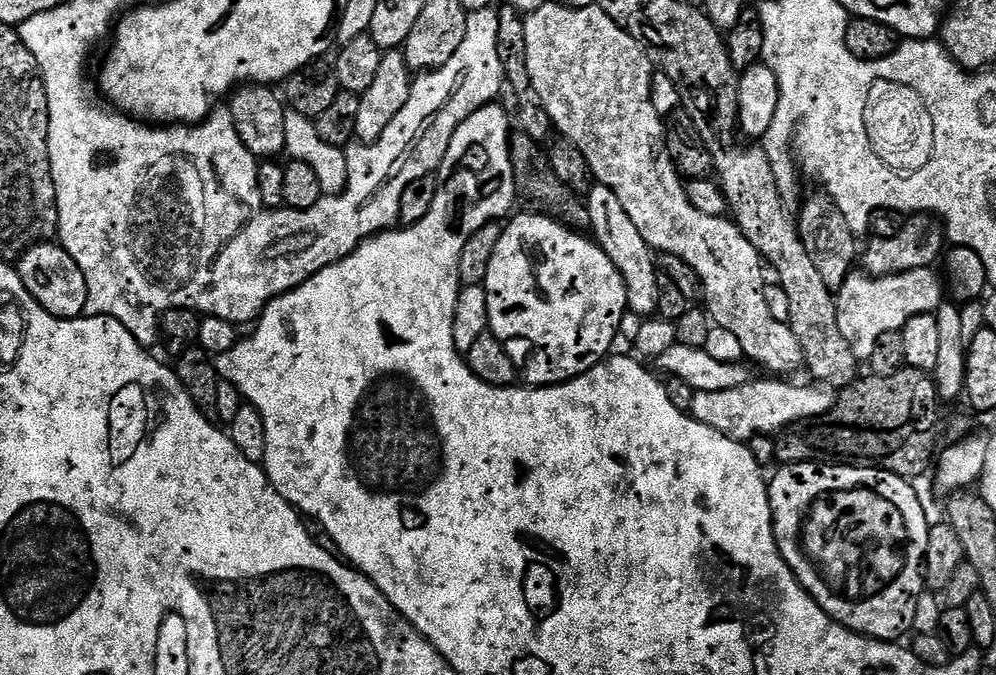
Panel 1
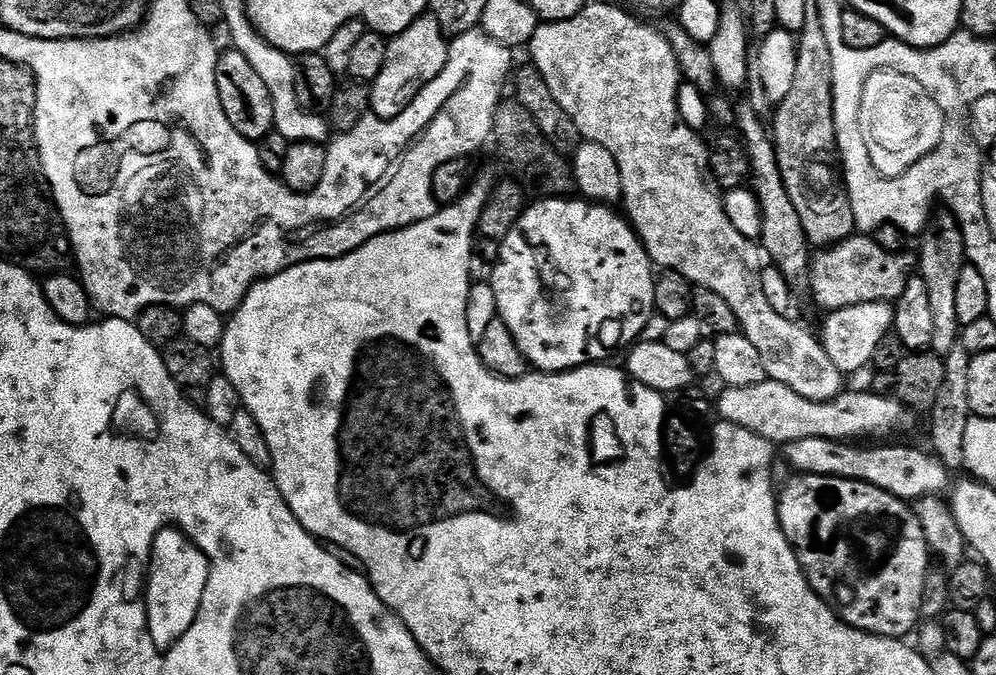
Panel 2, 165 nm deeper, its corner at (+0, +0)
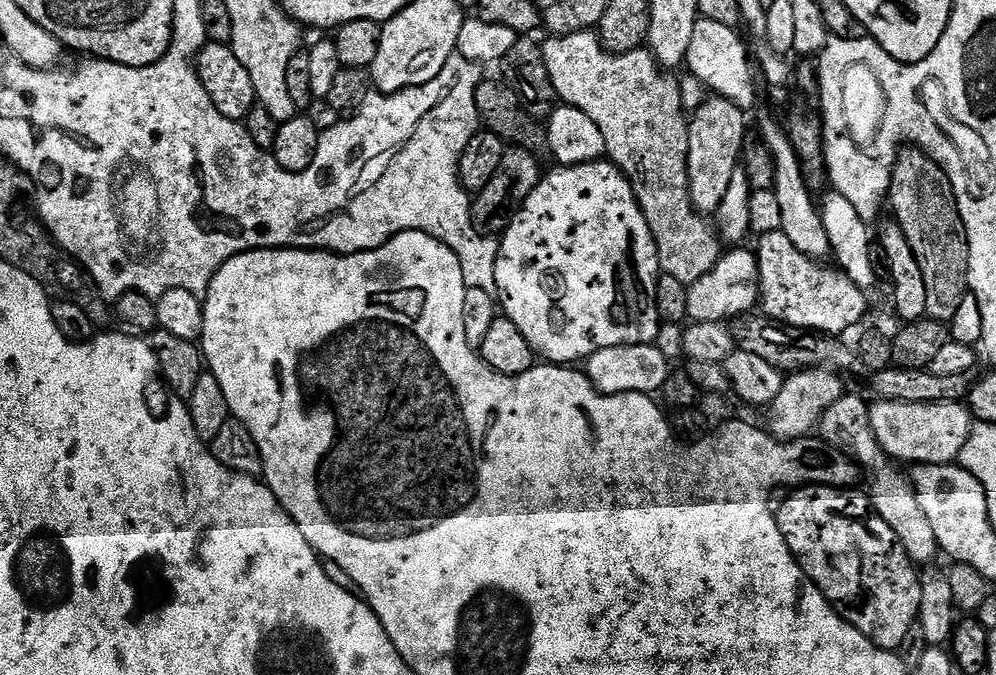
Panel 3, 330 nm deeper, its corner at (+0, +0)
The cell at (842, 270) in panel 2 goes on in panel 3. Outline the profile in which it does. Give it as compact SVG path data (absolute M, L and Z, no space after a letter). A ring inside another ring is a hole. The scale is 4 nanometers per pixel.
M771 231L757 239L756 264L759 266L761 313L788 327L821 332L824 335L839 337L860 323L868 308L867 293L860 289L848 275L839 268L826 267L826 264L812 260L795 249L790 238L781 231Z

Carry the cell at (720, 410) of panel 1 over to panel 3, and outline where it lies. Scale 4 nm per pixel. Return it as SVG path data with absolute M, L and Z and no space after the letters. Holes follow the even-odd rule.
M881 400L868 409L872 419L872 429L882 446L882 450L893 461L905 460L908 466L918 464L950 464L960 459L962 446L966 446L974 427L973 417L963 403L958 404L903 404Z

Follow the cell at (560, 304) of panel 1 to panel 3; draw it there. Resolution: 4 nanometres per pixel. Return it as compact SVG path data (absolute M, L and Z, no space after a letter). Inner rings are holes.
M607 158L588 161L585 164L560 166L543 177L539 186L526 198L526 202L516 212L516 217L510 222L510 226L499 237L498 258L494 278L496 279L495 299L502 309L503 315L507 316L522 335L526 342L536 351L541 361L561 366L572 366L580 360L587 361L598 350L606 350L610 346L626 346L627 344L655 344L656 335L661 325L658 316L658 307L655 306L655 290L657 277L660 276L660 259L654 238L650 234L650 226L634 198L634 190L630 182L620 173L620 169Z

